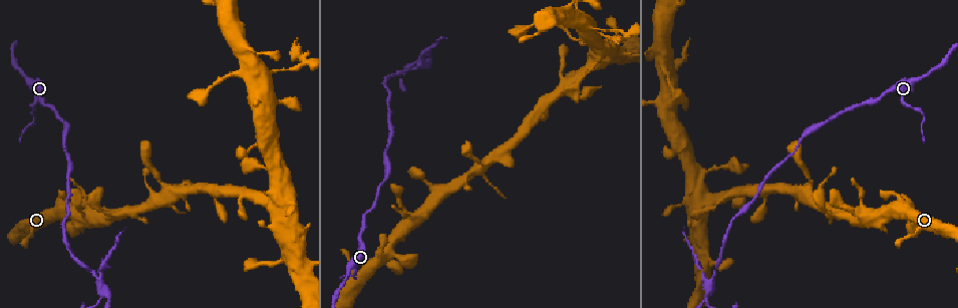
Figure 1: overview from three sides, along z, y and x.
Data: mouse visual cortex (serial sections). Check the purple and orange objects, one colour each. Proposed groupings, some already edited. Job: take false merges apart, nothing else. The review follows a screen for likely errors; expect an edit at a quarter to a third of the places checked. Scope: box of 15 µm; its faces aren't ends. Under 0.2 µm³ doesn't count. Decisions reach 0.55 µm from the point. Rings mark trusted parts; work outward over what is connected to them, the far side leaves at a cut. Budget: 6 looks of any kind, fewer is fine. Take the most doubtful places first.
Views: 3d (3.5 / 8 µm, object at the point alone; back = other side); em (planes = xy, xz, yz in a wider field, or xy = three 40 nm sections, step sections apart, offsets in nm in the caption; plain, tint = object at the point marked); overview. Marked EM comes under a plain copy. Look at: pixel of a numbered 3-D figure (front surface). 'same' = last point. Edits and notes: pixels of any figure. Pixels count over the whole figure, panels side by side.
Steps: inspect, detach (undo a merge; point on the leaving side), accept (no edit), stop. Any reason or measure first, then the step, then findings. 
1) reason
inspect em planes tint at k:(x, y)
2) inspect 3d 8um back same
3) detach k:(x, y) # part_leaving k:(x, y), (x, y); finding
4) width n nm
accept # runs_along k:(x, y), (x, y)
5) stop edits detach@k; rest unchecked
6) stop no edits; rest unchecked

three-way junction
inspect 3d 8um at 1:(105, 288)

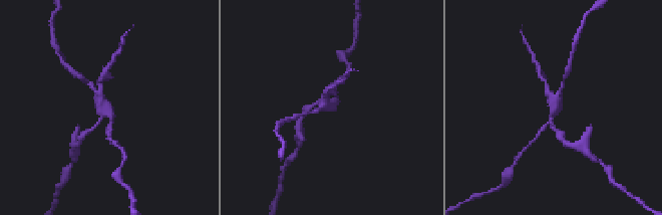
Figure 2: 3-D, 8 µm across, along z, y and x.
inspect 3d 3.5um at 2:(104, 108)

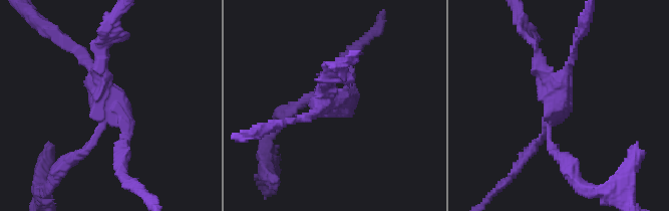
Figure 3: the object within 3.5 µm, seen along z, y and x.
inspect em xy step 3 tint at 3:(334, 104)

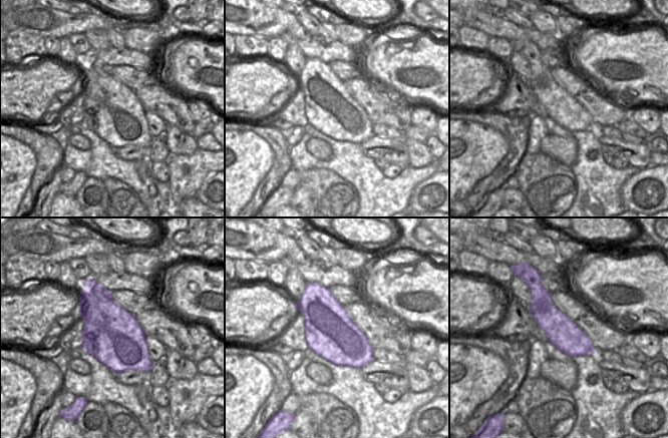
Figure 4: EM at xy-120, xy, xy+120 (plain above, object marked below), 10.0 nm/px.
detach 3:(93, 44) # part_leaving 3:(98, 76), (98, 45), (111, 21); two cells meet here

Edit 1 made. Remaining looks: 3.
abrupt turn
inspect 3d 3.5um at 1:(709, 200)

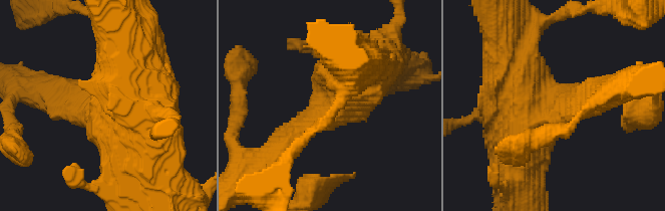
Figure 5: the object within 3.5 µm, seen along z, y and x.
inspect em xy step 5 tint at 5:(548, 100)

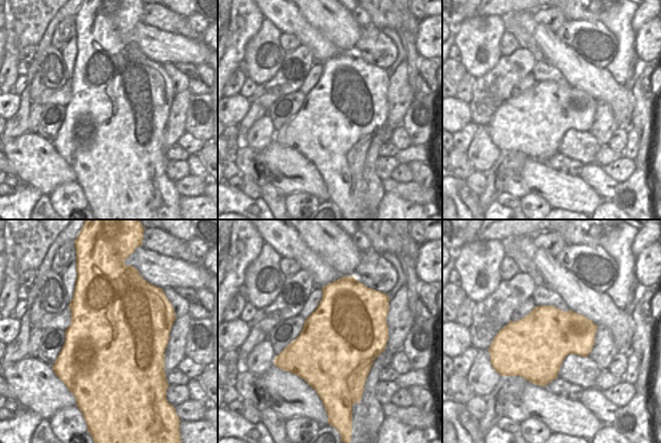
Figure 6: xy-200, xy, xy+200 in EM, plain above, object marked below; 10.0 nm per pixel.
accept # runs_along 5:(570, 104), (519, 89), (509, 30); continuous, no second cell

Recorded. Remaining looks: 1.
stop edits detach@3; rest unchecked

